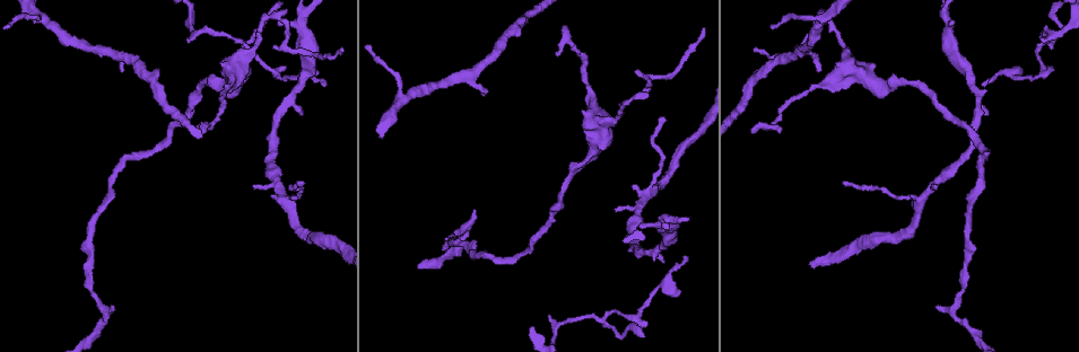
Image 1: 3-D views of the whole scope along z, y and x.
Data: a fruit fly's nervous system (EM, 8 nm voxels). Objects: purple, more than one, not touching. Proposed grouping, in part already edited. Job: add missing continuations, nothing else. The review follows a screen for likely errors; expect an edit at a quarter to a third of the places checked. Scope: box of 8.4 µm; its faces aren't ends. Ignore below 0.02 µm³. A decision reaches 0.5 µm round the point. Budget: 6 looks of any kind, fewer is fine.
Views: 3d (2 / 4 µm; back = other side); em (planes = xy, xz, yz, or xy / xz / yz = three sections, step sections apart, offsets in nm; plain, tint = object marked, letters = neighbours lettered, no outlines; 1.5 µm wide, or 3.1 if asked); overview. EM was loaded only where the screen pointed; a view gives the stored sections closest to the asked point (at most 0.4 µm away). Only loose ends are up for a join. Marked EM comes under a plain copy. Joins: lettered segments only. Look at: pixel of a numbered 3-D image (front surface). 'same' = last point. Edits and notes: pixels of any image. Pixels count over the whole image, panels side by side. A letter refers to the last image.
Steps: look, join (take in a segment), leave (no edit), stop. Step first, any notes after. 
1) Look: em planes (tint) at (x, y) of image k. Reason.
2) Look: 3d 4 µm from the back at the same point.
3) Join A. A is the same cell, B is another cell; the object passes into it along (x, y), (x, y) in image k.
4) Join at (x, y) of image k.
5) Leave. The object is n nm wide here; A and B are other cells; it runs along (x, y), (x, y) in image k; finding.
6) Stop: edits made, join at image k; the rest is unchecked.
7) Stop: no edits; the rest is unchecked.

Look: 3d 2 µm at (663, 259) of image 1. An open end.

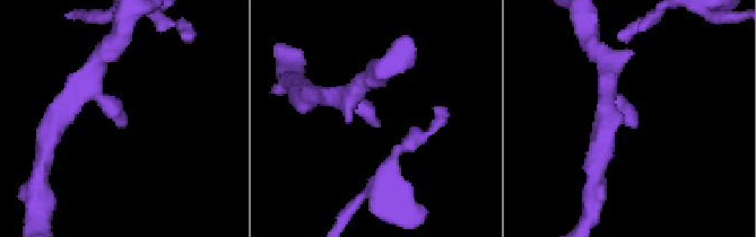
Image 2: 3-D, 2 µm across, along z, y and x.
Look: em planes (letters) at (127, 124) of image 2. The arms are 180, 190 nm wide; shape alone is not enough.

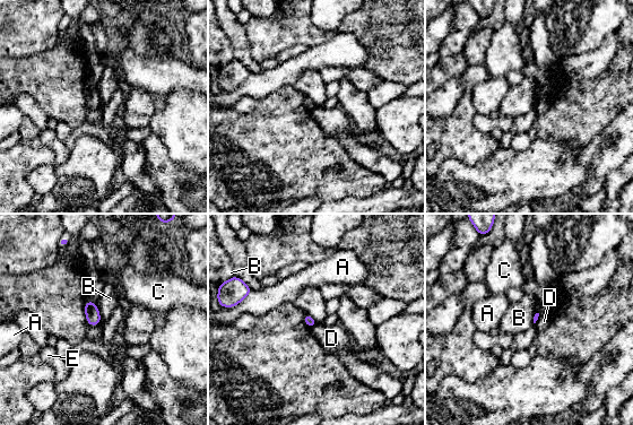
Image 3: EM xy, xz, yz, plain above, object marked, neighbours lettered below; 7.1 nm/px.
Leave. A, B, C, D and E are other cells; a border runs along (95, 304), (98, 311), (100, 324) in image 3; no lettered segment goes on from it.

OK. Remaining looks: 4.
Look: em planes (tint) at (819, 70) of image 1. Tapers out.

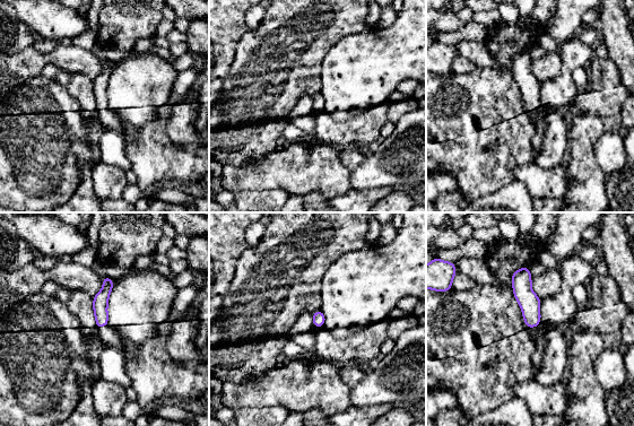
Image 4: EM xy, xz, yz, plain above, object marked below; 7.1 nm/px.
Look: em planes (letters) at the same point. See the neighbours.

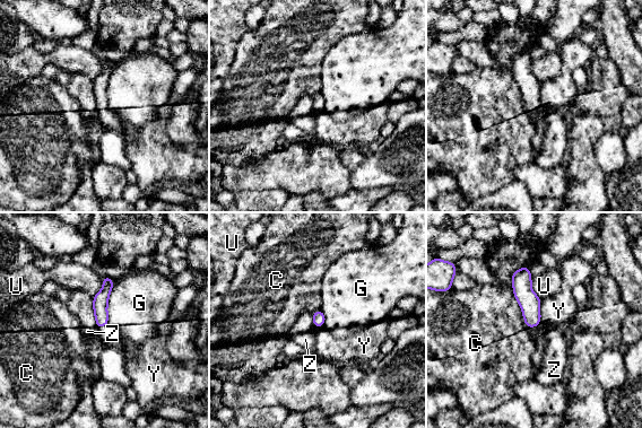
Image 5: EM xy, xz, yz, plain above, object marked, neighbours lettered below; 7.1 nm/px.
Leave. The longest contact is with C, 460 nm; C, G, U, Y and Z are other cells; it runs along (526, 269), (525, 296), (532, 324) in image 5; no lettered segment goes on from it.

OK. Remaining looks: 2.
Look: em planes (letters) at (755, 133) of image 1. Tapers out.

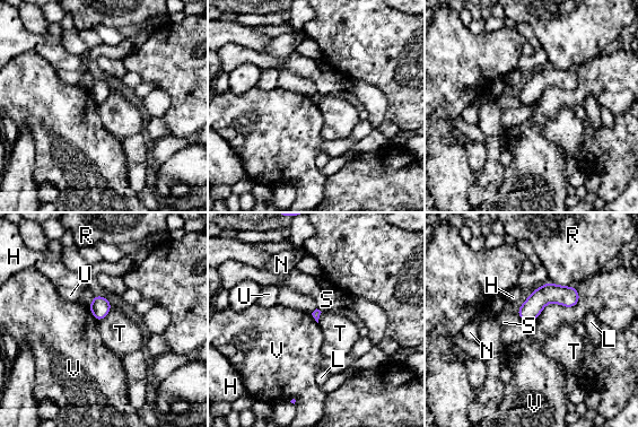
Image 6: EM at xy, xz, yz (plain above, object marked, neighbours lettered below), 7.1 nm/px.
Leave. H, L, N, R, S, T, U and V are other cells; no lettered segment goes on from it.

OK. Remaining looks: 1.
Stop: no edits; the rest is unchecked.

